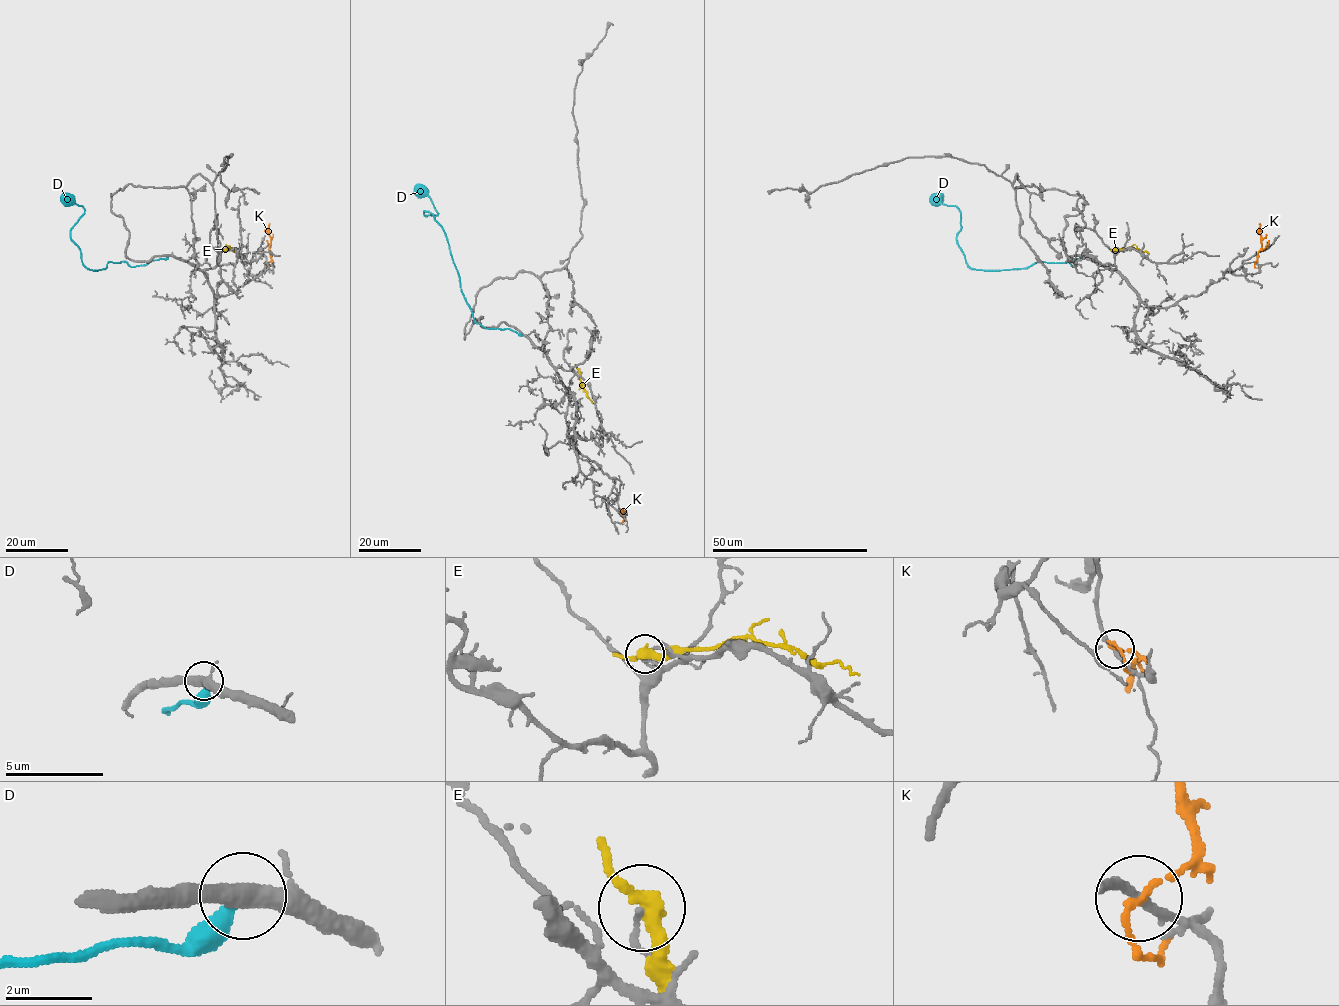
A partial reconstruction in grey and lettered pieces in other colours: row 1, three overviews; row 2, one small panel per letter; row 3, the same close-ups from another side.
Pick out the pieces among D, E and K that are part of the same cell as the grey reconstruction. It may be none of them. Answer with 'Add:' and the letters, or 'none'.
Add: D

